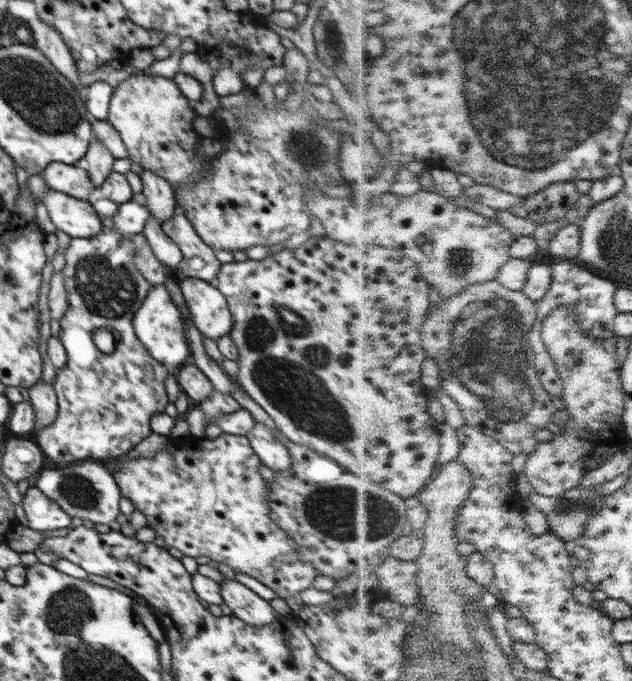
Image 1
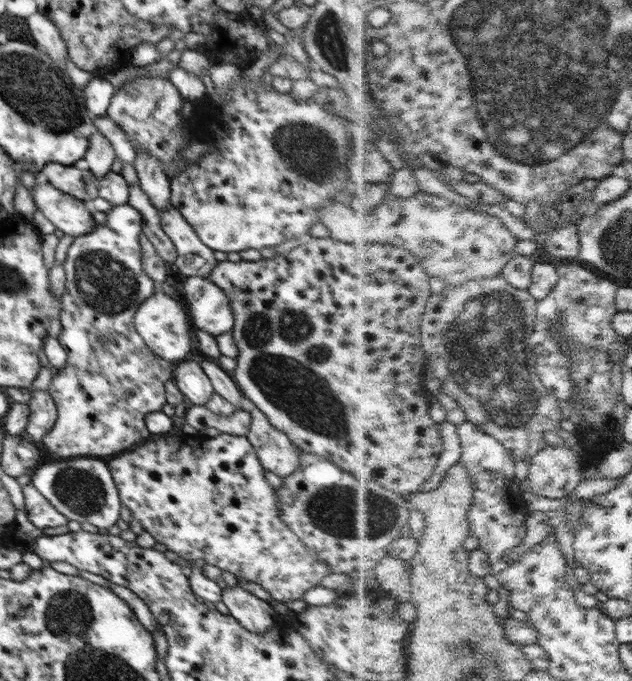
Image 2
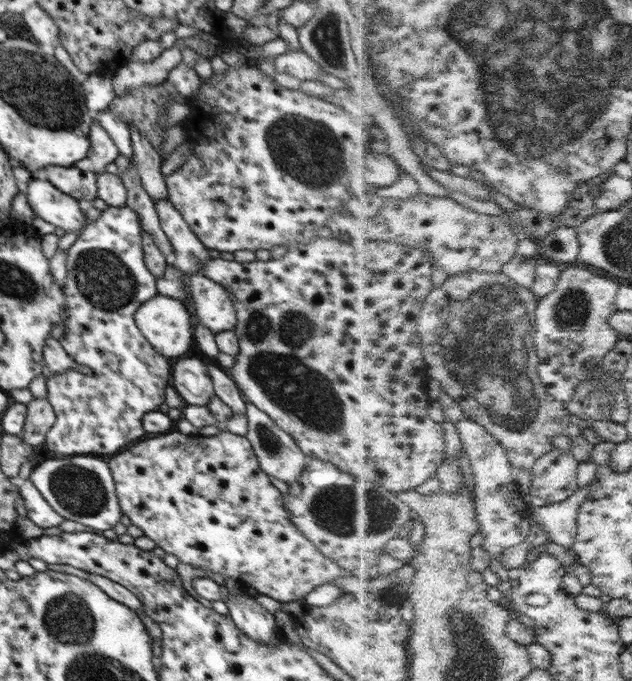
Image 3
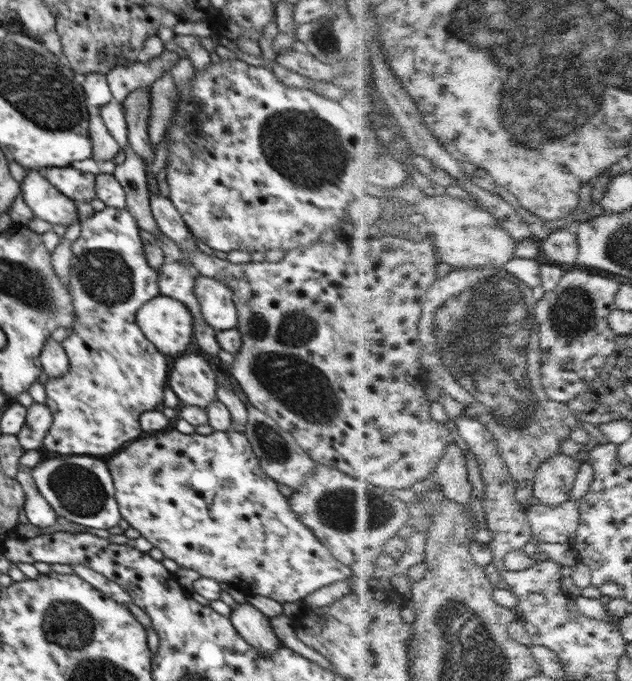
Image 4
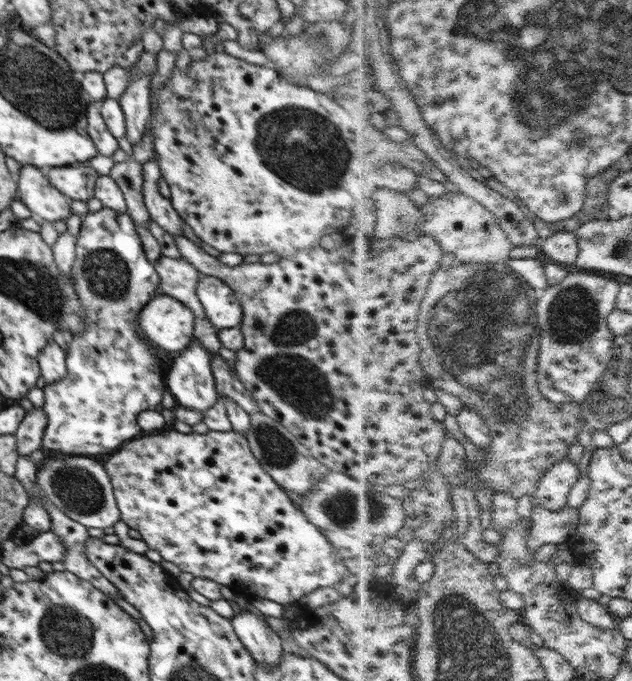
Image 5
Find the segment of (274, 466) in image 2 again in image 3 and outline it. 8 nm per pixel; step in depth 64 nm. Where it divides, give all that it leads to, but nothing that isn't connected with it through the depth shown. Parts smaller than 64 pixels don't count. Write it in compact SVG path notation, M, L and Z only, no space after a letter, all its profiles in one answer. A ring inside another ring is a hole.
M248 402L245 414L248 419L248 430L245 437L251 442L260 468L268 476L274 476L288 484L296 481L307 468L308 456L300 450L292 435L276 426L276 423L263 410Z

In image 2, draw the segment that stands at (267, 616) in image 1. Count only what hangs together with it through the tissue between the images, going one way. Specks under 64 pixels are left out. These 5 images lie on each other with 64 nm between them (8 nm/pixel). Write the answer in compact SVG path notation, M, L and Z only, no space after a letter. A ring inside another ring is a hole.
M230 586L223 590L221 600L230 610L229 616L252 634L268 634L268 630L276 625L276 613L270 603L256 598L240 586Z

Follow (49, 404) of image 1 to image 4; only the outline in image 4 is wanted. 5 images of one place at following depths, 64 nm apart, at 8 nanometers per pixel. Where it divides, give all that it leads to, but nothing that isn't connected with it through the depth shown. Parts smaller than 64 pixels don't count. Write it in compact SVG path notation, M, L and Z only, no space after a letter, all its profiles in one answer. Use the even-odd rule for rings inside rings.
M34 401L27 408L25 423L17 434L18 440L25 452L36 450L43 446L44 437L48 429L52 426L52 423L52 413L44 403L41 404Z

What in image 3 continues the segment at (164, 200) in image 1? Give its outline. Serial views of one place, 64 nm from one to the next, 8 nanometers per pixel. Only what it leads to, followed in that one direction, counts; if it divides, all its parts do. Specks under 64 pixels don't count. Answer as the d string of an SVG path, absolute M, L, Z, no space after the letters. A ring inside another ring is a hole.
M128 124L133 150L133 168L137 170L144 190L154 202L167 198L167 184L165 176L160 173L162 164L159 152L152 147L152 143L144 138L144 133Z

